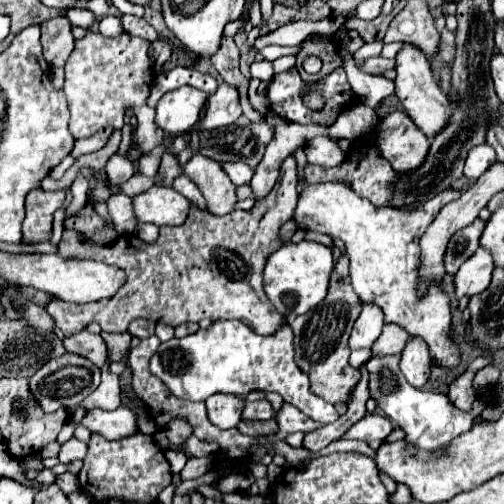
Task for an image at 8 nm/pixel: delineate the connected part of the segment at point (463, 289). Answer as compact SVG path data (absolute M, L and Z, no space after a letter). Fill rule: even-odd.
M478 248L478 252L474 252L474 256L468 262L464 262L458 274L454 276L456 296L482 294L492 280L492 272L494 272L492 254L484 248Z

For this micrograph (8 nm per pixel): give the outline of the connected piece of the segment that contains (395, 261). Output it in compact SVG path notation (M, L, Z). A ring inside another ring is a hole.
M340 182L310 184L302 190L294 220L308 230L340 238L350 256L350 278L354 292L364 304L376 304L386 316L386 324L400 324L410 338L420 336L432 354L432 362L442 368L460 364L460 348L452 340L452 308L440 282L428 284L424 292L418 290L420 268L420 238L440 208L460 198L458 190L444 190L416 210L380 208L360 198L350 186Z

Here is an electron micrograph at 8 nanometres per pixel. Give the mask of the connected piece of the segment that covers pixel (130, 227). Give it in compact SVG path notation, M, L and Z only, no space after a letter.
M116 194L116 196L110 196L110 200L106 204L108 204L110 216L114 220L116 232L118 234L132 234L138 224L134 210L132 210L132 198Z

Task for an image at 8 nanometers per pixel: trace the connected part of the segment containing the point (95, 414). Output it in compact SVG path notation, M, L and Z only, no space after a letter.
M120 406L112 412L106 412L106 410L100 410L100 408L88 410L86 416L80 420L80 424L84 428L88 428L90 432L102 434L108 440L122 440L124 436L138 432L136 416L126 406Z

